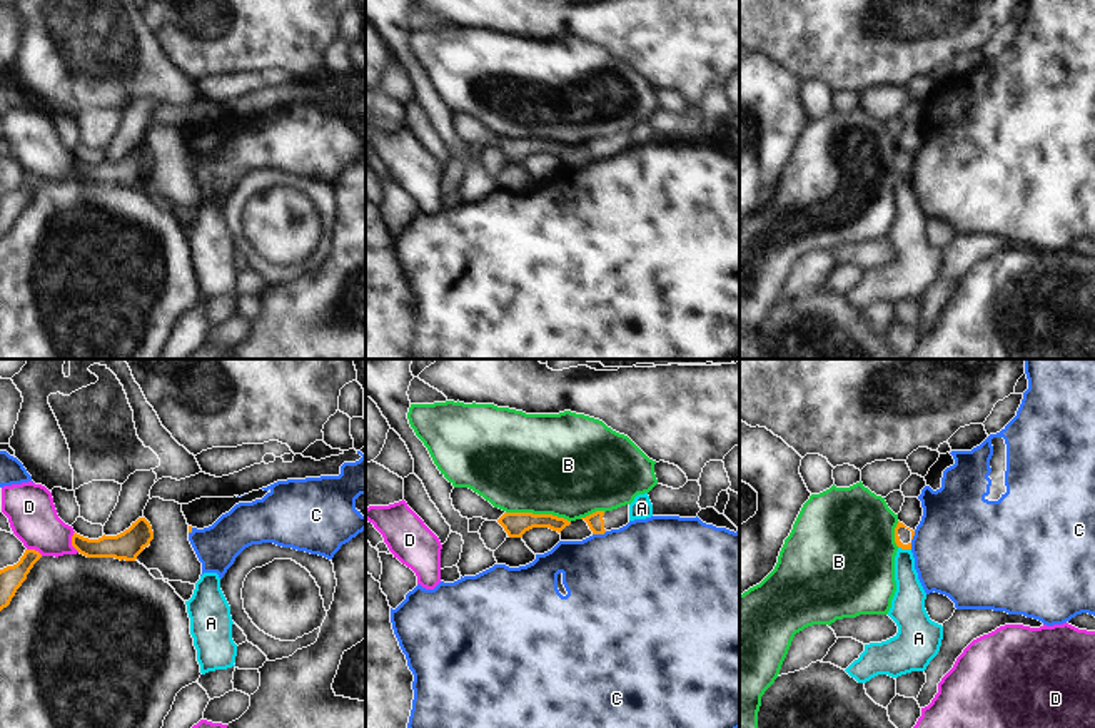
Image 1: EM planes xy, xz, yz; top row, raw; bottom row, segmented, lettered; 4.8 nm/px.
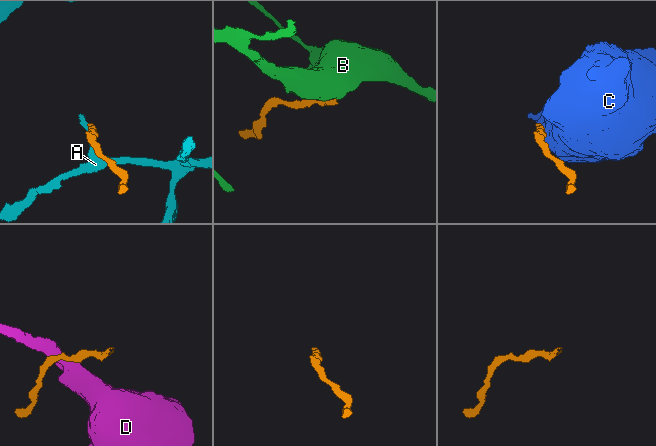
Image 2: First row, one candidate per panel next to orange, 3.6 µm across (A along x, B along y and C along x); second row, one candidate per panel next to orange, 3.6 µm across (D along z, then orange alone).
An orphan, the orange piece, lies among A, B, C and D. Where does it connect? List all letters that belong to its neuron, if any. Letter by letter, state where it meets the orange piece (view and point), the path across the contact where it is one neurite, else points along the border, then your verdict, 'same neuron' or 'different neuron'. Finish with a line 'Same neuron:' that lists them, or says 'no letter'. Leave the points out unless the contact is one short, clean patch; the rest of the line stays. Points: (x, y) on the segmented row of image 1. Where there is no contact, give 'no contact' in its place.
A: meets orange in yz at (905, 548); border along yz (898, 546), (910, 550); different neuron
B: meets orange in xz at (538, 515); different neuron
C: meets orange in xz at (600, 533); border along xz (606, 531), (593, 535); different neuron
D: meets orange in xy at (72, 541); border along xy (74, 531), (72, 545), (79, 551); different neuron
Same neuron: no letter

